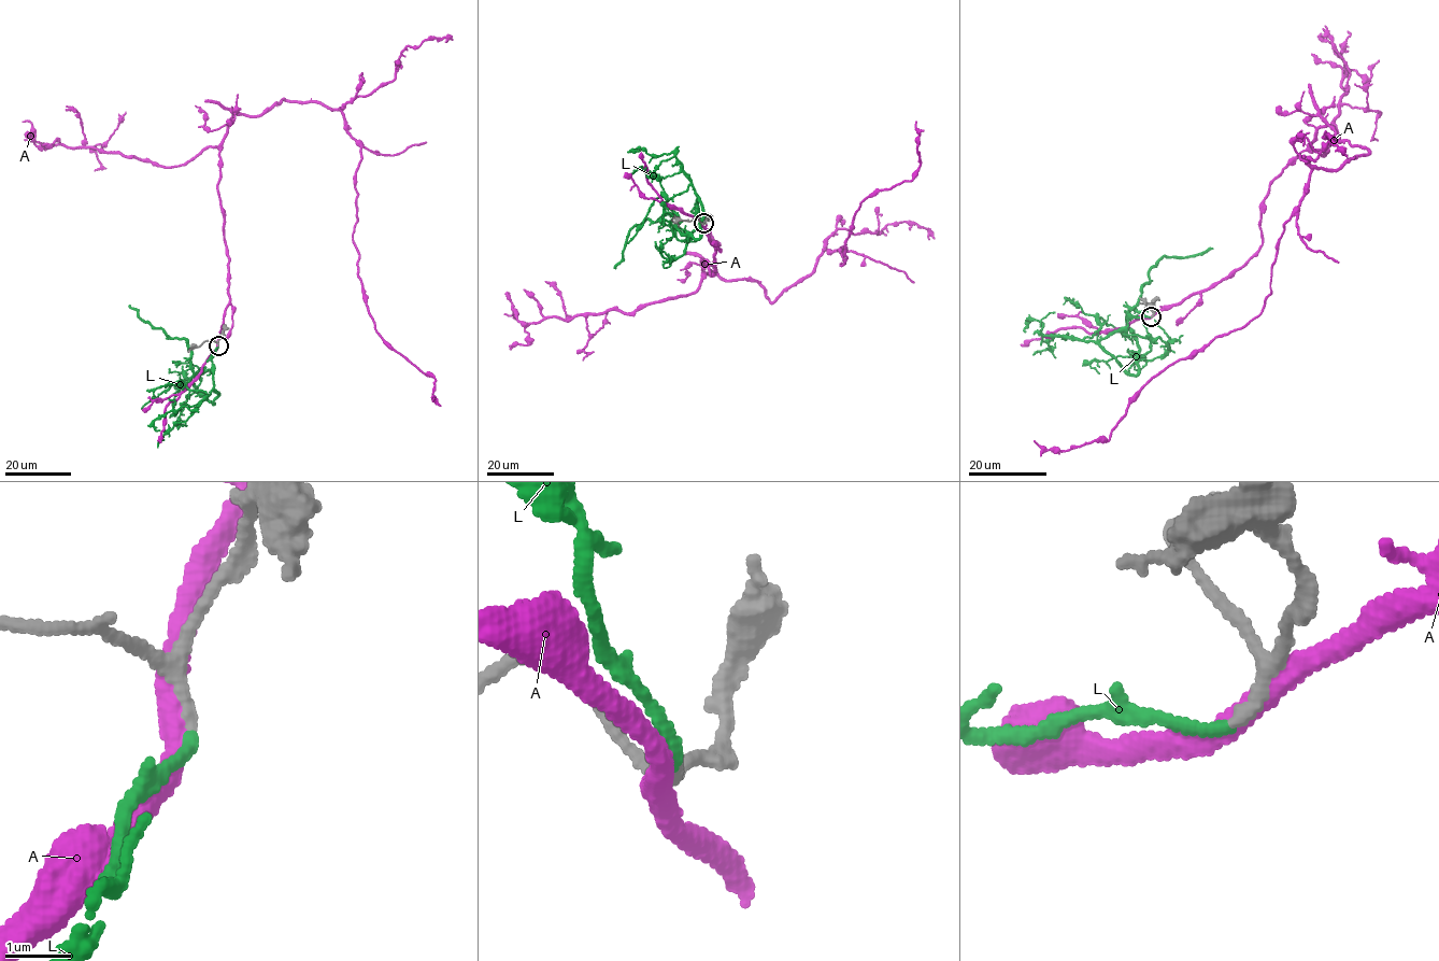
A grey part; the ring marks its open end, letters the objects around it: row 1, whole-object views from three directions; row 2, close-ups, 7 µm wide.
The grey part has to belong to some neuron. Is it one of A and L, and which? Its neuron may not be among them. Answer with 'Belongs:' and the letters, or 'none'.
Belongs: L

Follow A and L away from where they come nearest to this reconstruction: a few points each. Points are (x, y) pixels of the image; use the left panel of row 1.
A: (217, 343), (227, 126), (311, 100), (340, 109), (360, 147), (353, 242), (374, 328), (432, 376), (435, 398)
L: (217, 345), (211, 361), (218, 394), (213, 404), (190, 379), (184, 339), (153, 327), (128, 306)

